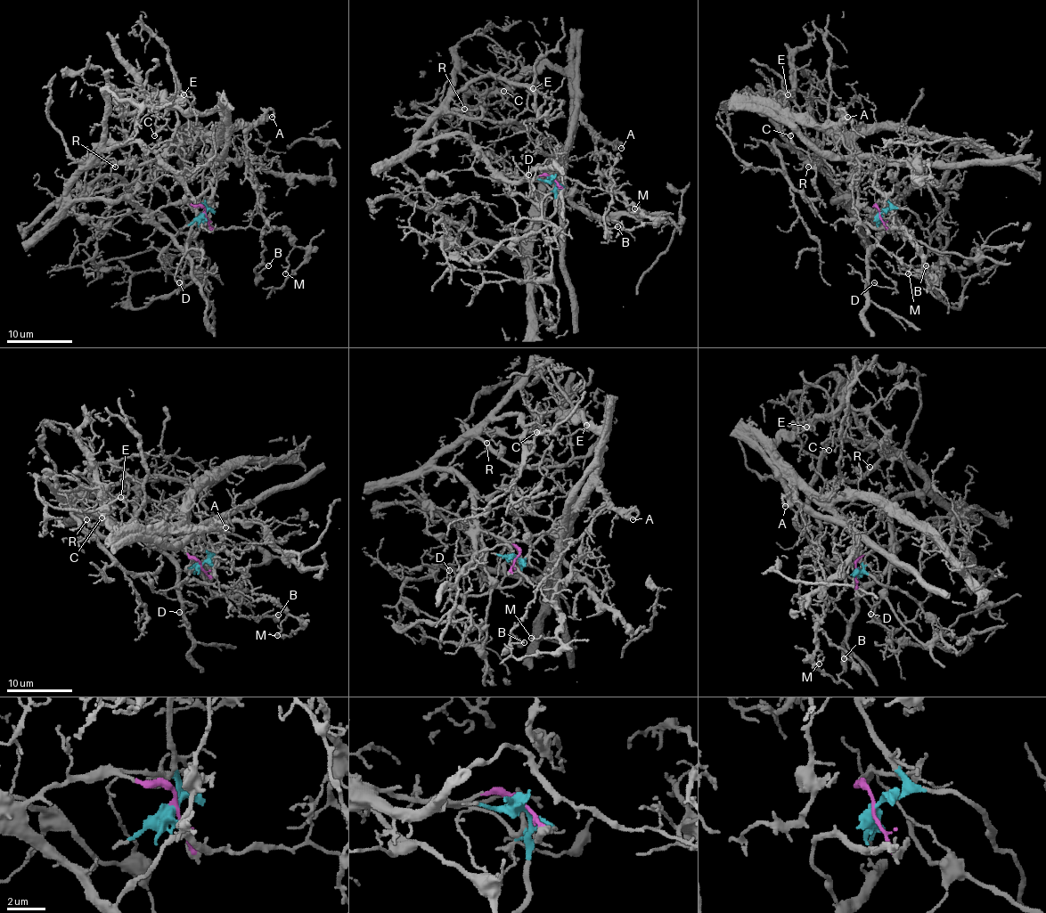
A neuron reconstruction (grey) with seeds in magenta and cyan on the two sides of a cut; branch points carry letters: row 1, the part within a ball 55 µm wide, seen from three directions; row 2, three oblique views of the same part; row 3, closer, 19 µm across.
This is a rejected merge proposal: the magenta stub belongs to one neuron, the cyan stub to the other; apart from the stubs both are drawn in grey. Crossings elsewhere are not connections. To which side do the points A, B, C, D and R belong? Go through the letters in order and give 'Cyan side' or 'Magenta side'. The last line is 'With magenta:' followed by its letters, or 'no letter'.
A: Cyan side
B: Cyan side
C: Cyan side
D: Magenta side
R: Magenta side
With magenta: D, R

